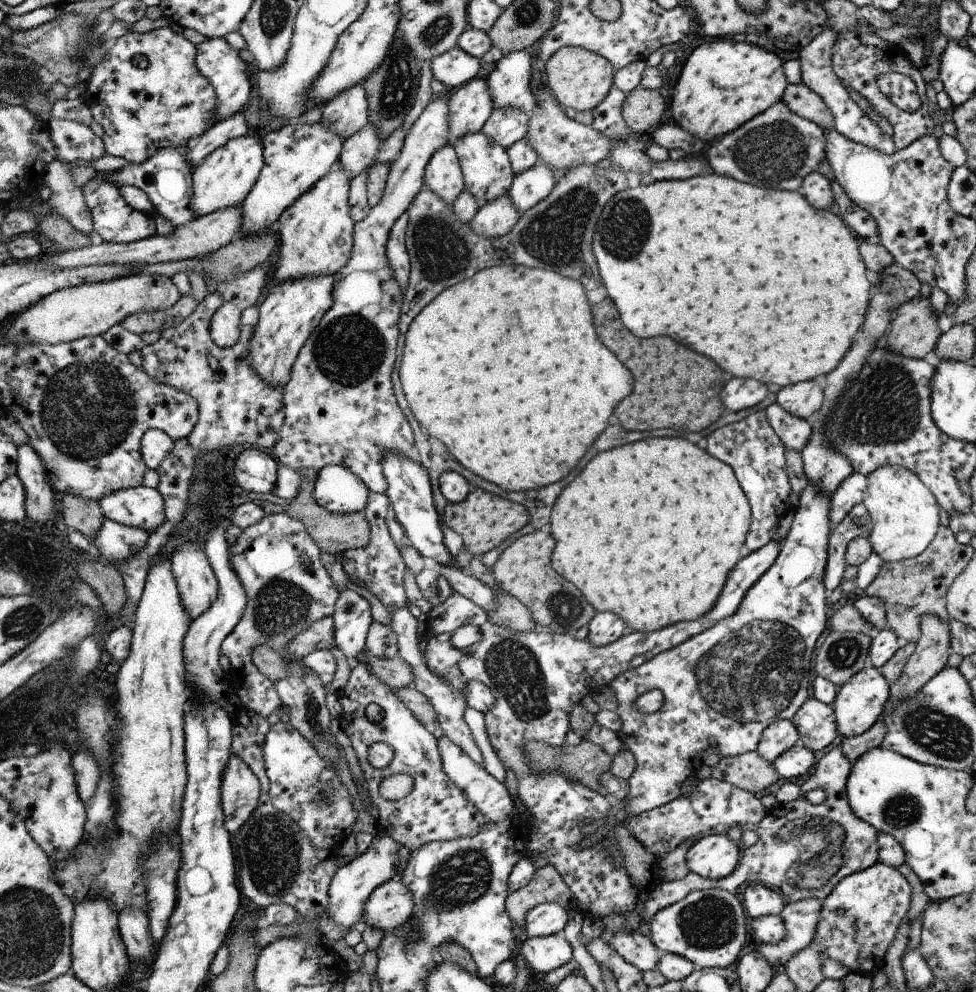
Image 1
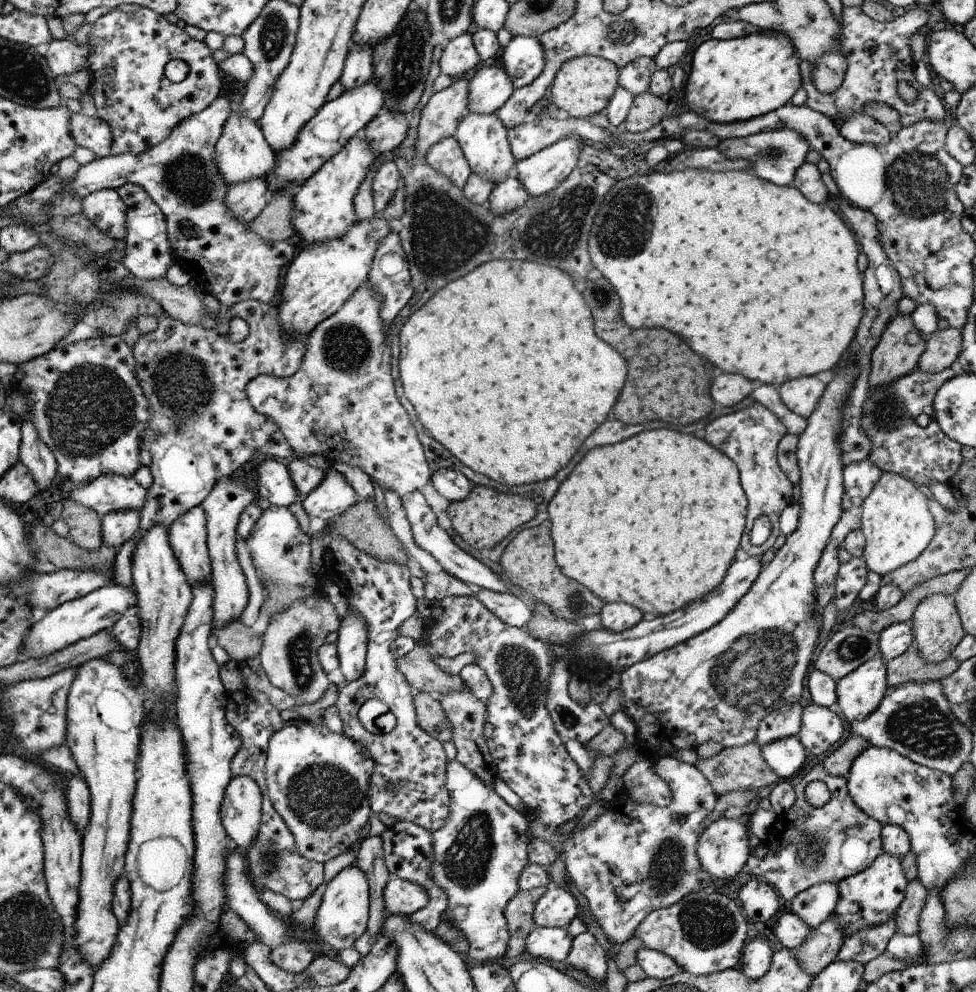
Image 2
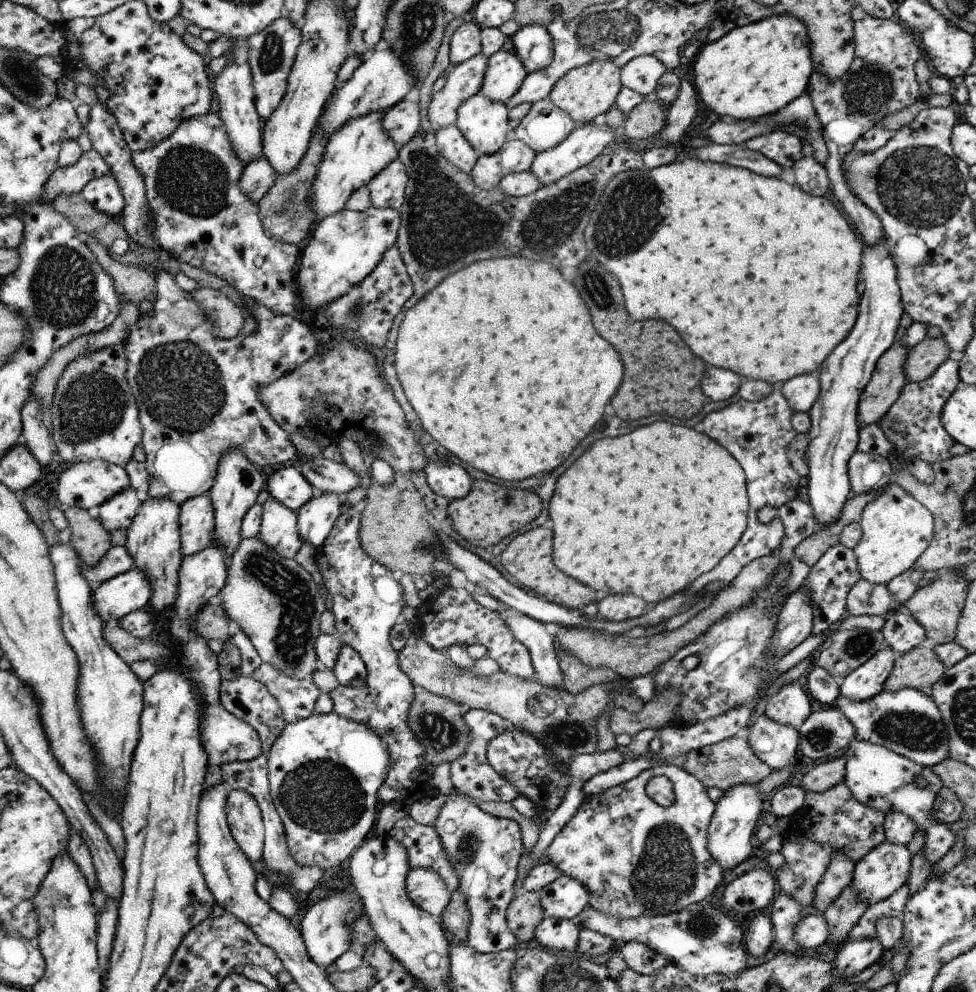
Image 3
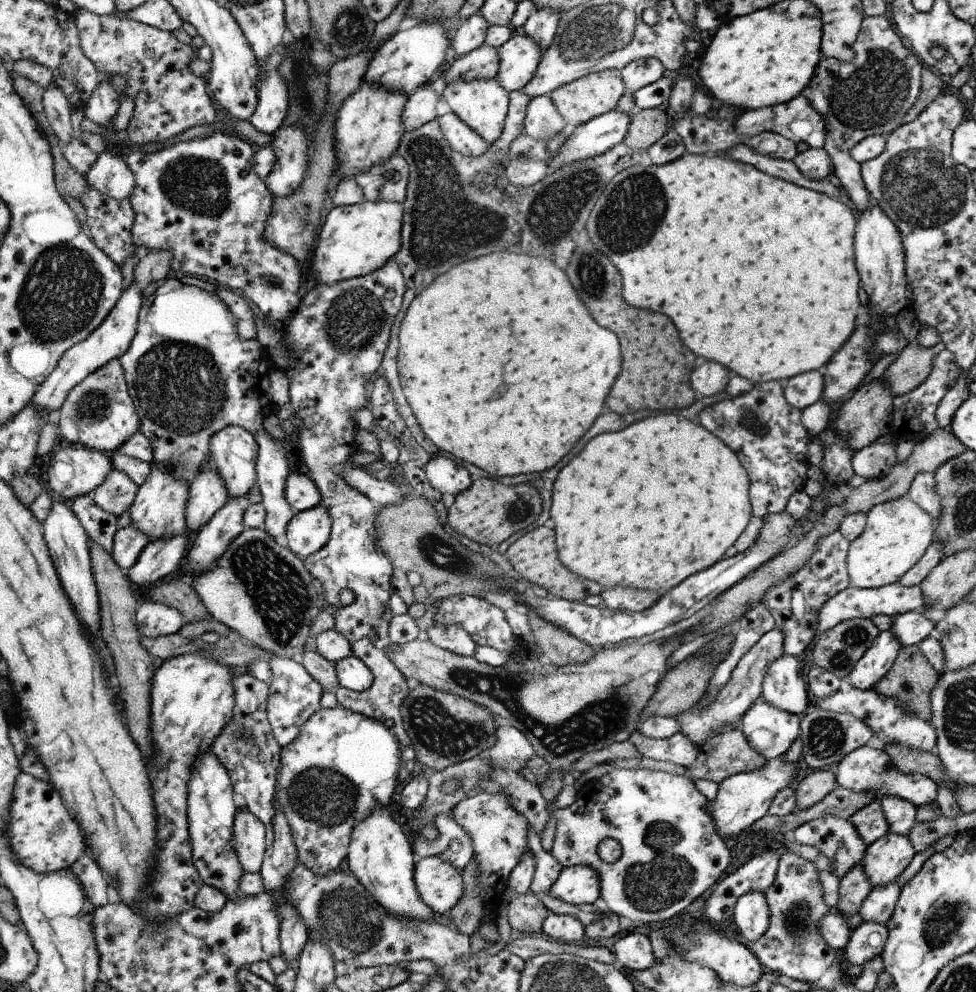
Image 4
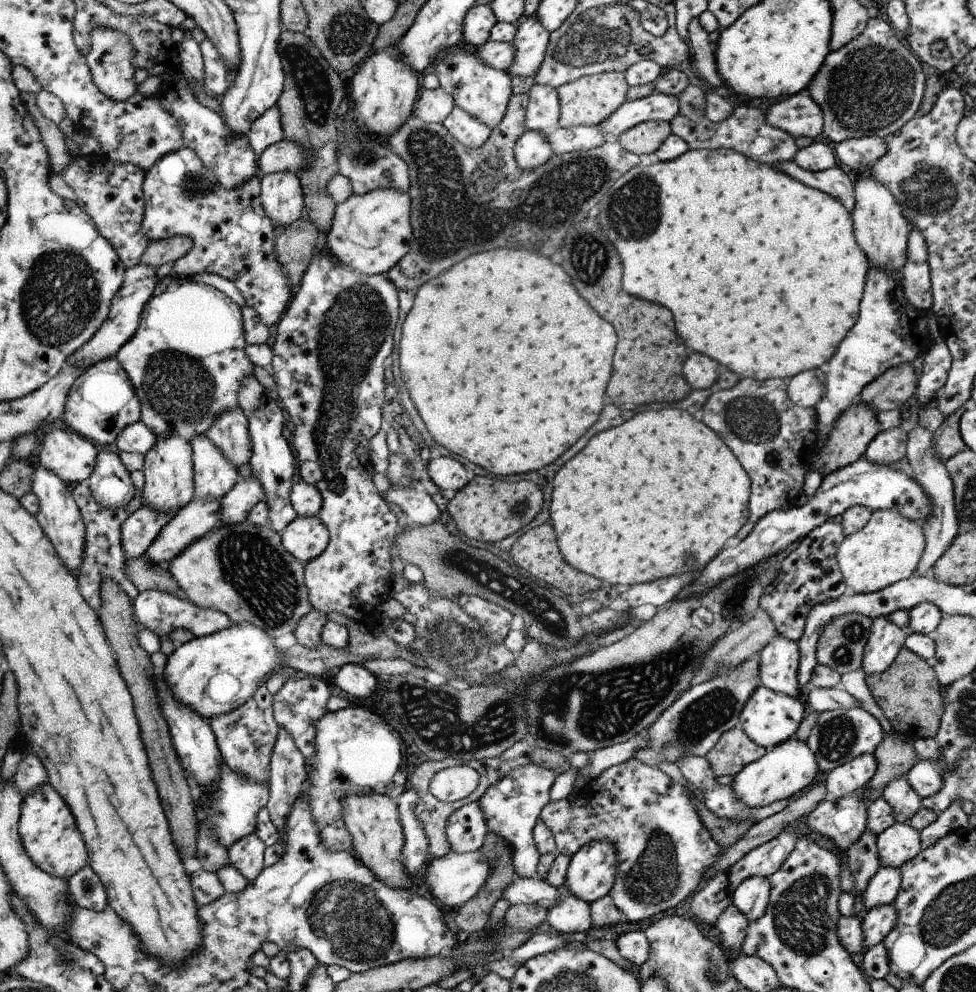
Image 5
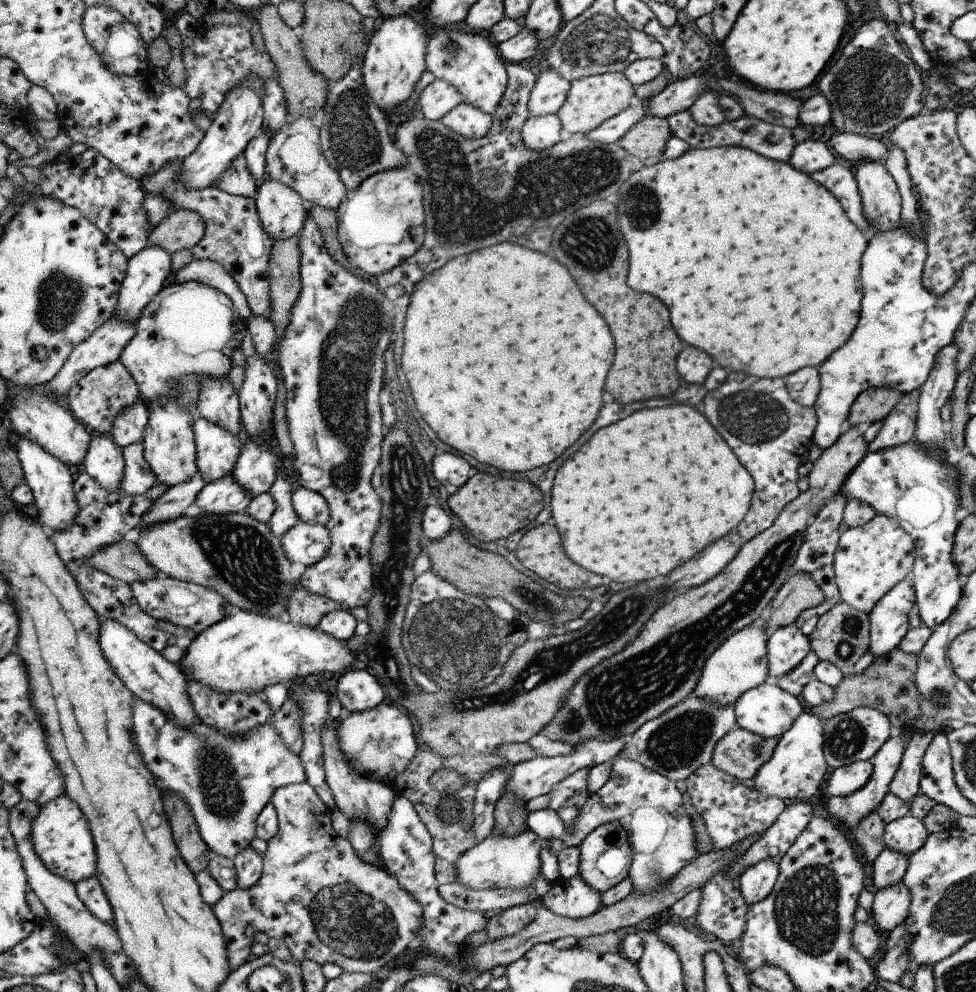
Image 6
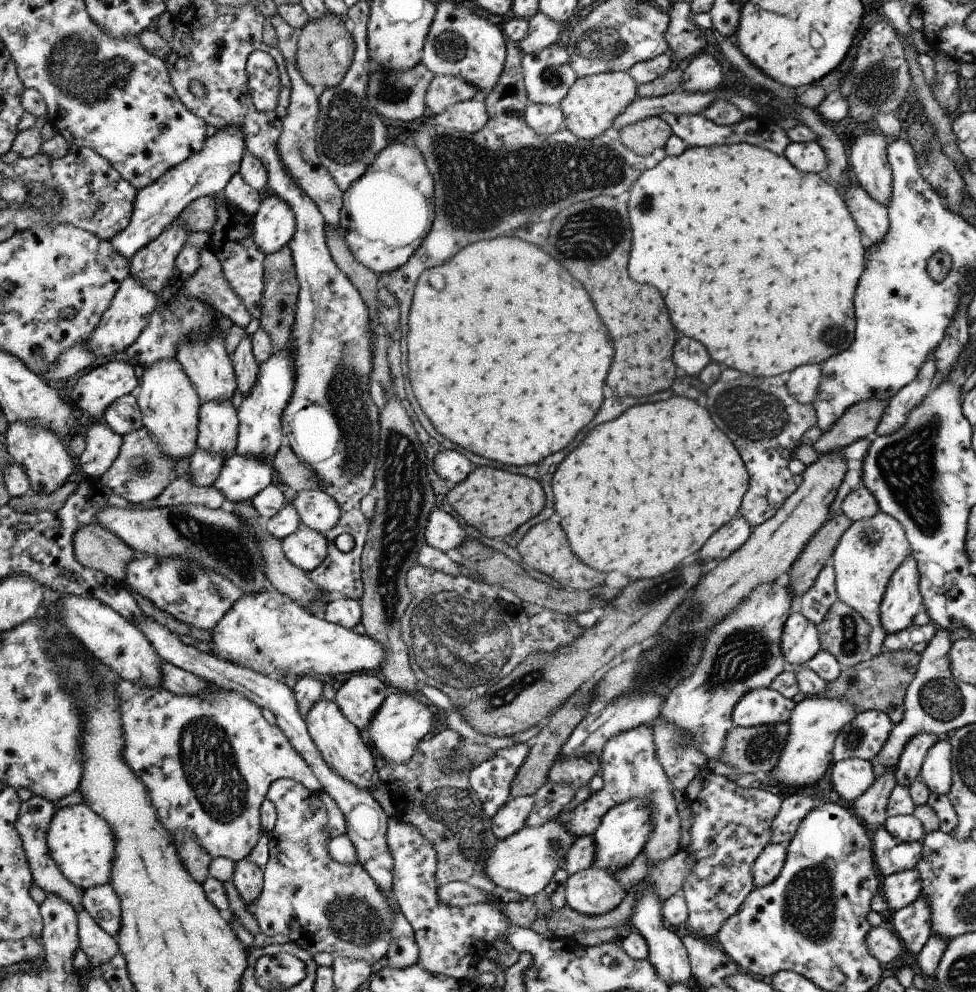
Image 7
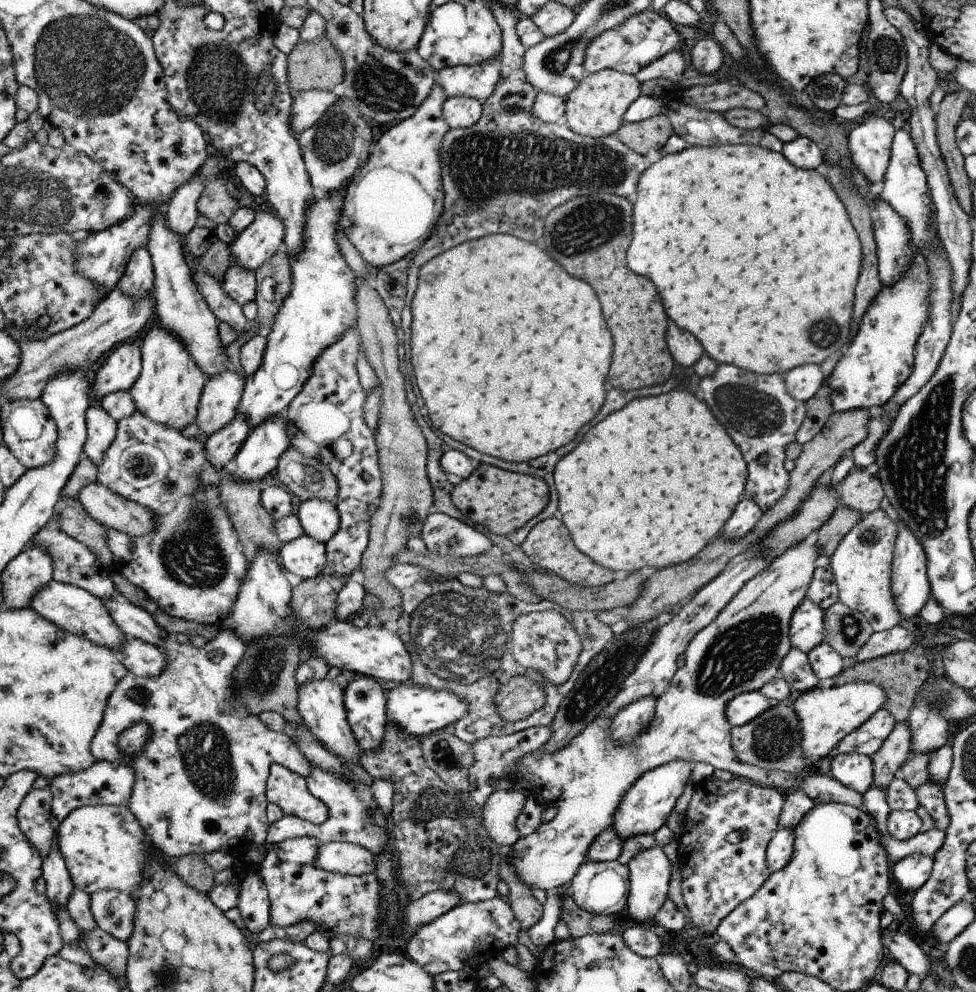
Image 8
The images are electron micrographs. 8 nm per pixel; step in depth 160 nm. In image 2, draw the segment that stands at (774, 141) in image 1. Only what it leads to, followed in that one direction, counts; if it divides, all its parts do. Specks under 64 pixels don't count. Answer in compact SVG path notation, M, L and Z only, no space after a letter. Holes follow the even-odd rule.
M784 127L762 131L758 136L746 137L746 145L742 155L751 164L751 172L754 172L758 178L785 187L792 185L797 171L806 163L804 159L811 149L812 146L810 146L806 136L796 129Z

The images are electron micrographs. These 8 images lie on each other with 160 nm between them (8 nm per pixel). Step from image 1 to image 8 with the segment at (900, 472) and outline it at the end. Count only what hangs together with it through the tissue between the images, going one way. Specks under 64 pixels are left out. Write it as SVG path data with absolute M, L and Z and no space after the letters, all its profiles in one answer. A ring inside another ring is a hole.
M882 507L862 515L828 558L837 582L839 600L863 614L873 626L874 633L890 630L902 622L892 591L893 559L898 538L898 524L892 514Z

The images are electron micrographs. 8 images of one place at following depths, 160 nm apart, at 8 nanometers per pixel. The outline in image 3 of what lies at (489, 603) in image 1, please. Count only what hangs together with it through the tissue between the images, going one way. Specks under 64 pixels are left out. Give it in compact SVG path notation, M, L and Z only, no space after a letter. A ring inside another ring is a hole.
M510 607L498 614L514 632L514 636L533 654L532 662L537 670L535 680L543 687L562 689L563 674L559 665L558 646L555 646L554 636L546 632L545 623Z

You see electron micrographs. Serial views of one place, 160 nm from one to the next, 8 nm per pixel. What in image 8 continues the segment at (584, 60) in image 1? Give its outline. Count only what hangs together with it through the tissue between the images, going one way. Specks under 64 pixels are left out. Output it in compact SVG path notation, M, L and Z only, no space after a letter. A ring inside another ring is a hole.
M612 69L587 73L581 83L566 96L563 121L575 133L599 139L617 132L623 125L625 112L641 95L641 82L634 75Z

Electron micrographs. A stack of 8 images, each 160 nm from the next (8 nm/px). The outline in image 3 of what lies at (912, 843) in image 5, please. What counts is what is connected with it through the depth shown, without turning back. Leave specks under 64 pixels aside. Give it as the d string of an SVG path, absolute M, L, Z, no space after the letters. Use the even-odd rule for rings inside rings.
M885 841L880 847L870 851L860 863L856 862L851 874L851 885L856 889L859 898L869 907L879 904L898 892L908 882L912 870L912 856L913 853L906 848L906 845Z

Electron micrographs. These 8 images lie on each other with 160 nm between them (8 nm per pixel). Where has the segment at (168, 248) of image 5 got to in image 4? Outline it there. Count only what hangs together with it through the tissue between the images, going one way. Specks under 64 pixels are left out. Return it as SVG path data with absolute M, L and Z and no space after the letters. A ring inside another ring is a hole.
M170 250L145 251L134 268L133 280L143 288L152 282L164 280L171 269L172 258L174 256Z

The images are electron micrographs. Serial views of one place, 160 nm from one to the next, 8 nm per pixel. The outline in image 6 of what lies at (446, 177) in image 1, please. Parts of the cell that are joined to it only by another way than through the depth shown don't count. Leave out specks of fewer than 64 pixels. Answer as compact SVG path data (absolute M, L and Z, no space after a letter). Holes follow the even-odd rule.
M466 102L455 106L441 120L448 128L467 139L481 139L489 134L493 117Z

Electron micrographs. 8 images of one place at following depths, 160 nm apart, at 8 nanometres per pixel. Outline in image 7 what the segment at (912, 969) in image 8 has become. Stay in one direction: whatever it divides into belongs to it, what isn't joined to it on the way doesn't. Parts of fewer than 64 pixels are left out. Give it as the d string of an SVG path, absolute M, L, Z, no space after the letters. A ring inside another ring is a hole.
M884 922L870 930L865 941L869 951L882 964L896 960L900 954L906 951L903 942L893 931L888 929Z

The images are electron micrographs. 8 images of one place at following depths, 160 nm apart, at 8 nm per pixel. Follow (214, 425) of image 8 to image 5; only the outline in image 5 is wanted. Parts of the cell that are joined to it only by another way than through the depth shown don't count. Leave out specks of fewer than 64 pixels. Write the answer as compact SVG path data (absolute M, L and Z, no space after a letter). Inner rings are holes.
M206 434L198 435L189 443L193 447L193 483L197 487L194 499L201 501L213 501L224 498L232 491L237 481L240 480L238 469L225 457L221 449L209 439Z

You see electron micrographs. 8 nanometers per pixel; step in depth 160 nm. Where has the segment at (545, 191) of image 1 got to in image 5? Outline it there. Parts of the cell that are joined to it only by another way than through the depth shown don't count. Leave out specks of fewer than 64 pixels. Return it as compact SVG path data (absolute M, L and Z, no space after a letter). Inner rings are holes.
M652 93L646 98L626 101L598 126L608 140L619 136L633 126L649 120L667 120L669 123L679 113L678 97Z

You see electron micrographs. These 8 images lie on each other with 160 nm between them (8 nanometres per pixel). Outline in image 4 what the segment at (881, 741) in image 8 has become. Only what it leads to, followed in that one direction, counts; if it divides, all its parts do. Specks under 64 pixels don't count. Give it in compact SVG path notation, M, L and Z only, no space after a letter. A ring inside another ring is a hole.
M816 708L801 716L800 737L804 745L802 746L802 760L816 770L834 769L850 752L866 746L873 736L874 732L870 730L870 726L852 714Z

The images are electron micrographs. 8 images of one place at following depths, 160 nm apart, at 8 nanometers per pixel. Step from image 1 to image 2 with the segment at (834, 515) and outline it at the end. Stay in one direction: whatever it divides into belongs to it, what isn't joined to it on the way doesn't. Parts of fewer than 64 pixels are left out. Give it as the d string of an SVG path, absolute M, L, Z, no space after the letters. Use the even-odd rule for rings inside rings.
M868 459L853 463L844 468L845 494L842 508L846 511L852 506L862 506L873 486L879 481L881 471Z

